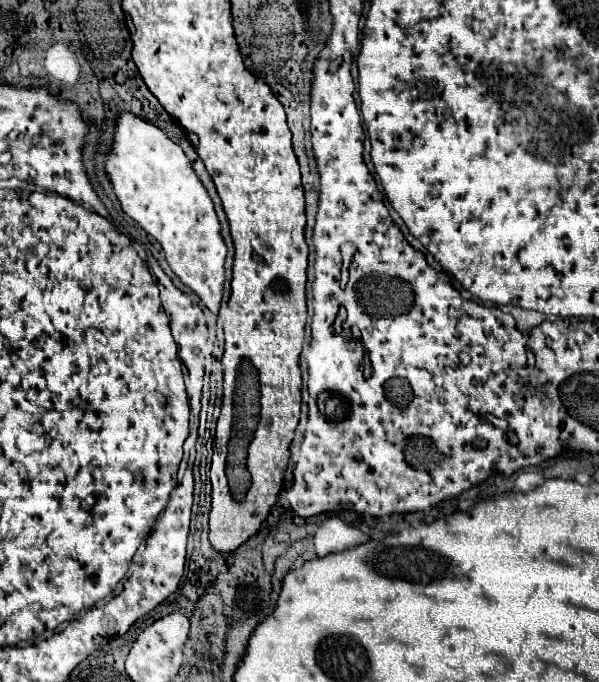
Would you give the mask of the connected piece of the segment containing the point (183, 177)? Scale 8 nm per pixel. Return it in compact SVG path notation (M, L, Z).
M118 113L116 115L116 127L112 137L112 149L106 155L106 175L112 183L112 189L122 205L122 211L132 217L146 233L150 233L158 243L162 245L166 253L166 261L170 269L180 277L184 285L188 285L202 303L212 311L218 313L220 299L222 299L222 283L224 283L224 257L226 257L226 245L220 235L220 223L214 211L214 205L196 177L188 157L184 155L182 147L176 145L162 129L156 125L140 119L134 113Z

